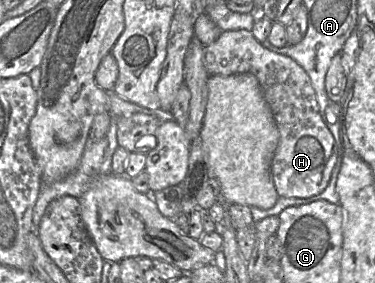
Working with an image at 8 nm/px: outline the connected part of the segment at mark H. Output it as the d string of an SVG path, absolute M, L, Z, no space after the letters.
M245 29L223 31L214 42L205 46L204 65L210 75L229 76L237 73L252 73L259 80L280 135L271 162L271 174L278 195L308 198L323 192L336 163L336 143L321 117L316 93L306 71L292 58L266 49L251 31Z

